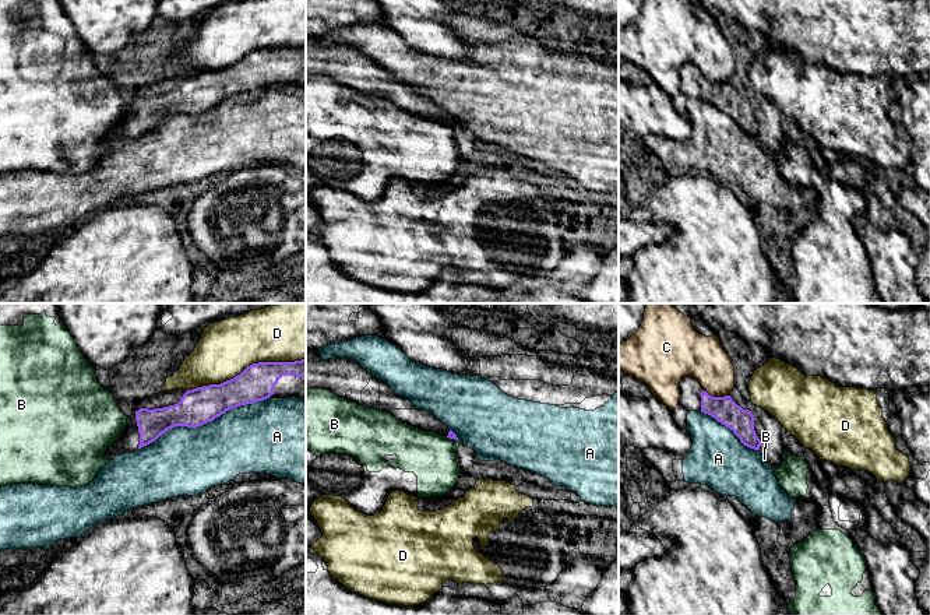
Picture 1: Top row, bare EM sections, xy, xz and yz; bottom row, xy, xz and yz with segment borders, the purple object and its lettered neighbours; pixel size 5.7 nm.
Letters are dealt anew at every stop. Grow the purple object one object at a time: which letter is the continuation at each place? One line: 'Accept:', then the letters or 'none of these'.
Accept: none of these

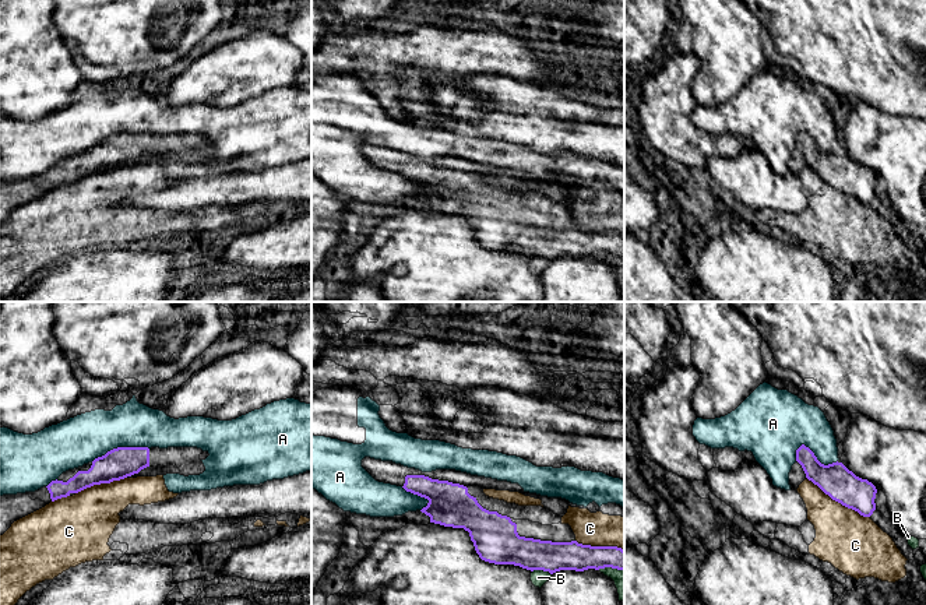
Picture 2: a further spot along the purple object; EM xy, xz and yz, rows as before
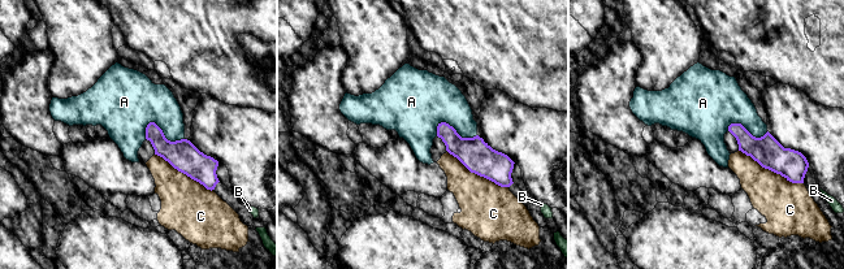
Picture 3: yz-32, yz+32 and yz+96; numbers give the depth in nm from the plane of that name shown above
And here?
Accept: none of these

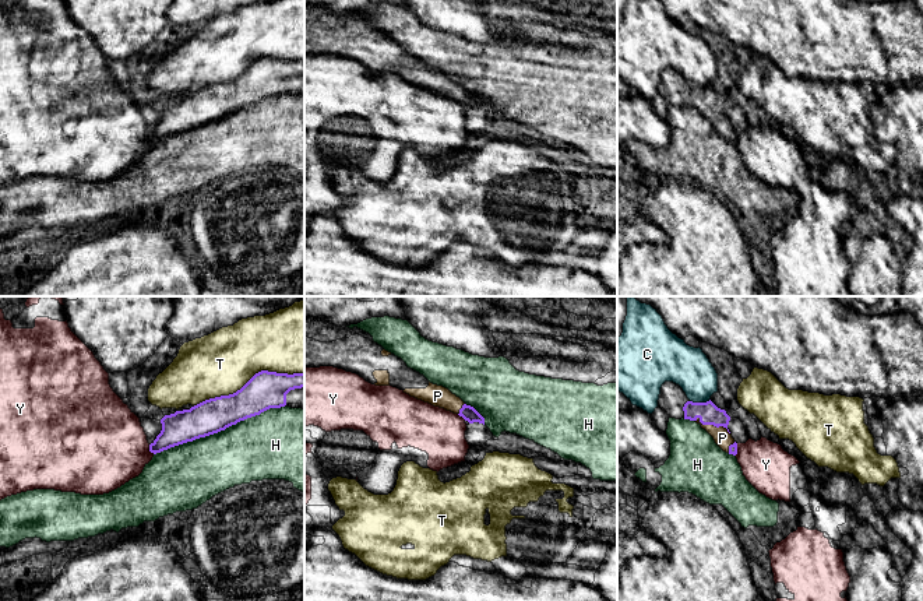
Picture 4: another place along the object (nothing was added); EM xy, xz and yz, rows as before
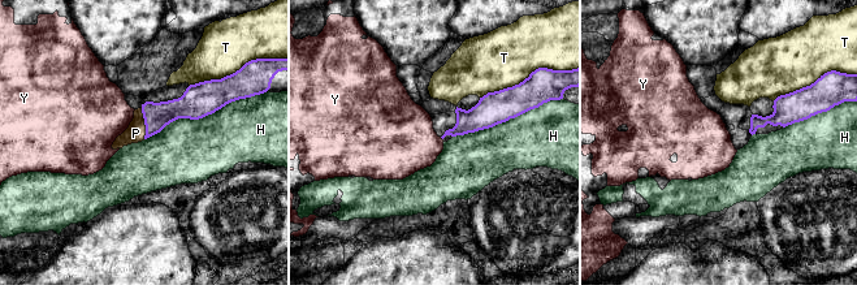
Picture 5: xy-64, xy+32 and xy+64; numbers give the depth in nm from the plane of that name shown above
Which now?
Accept: P

